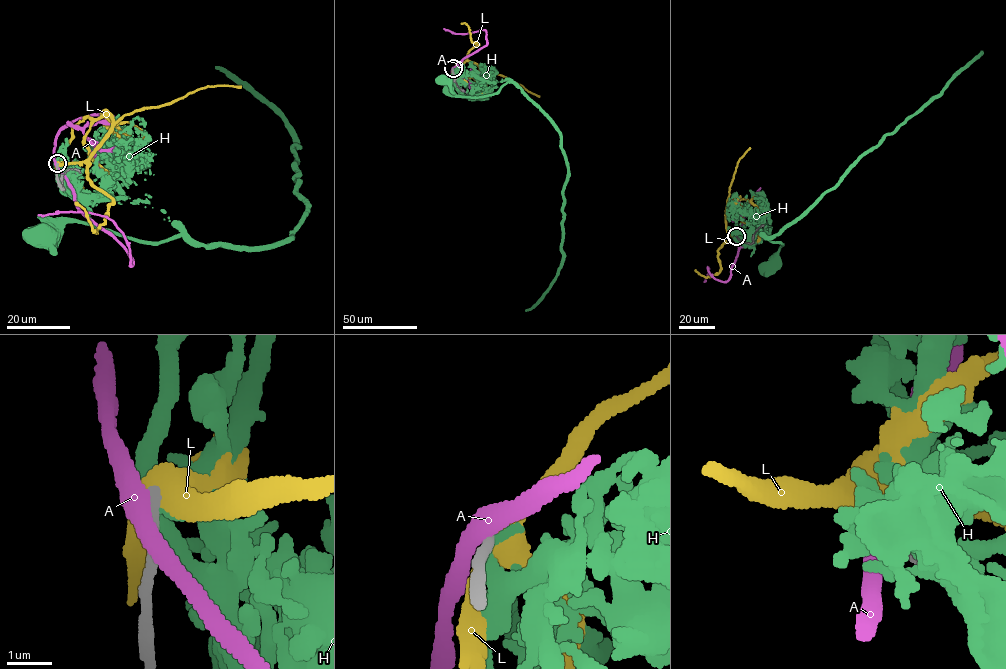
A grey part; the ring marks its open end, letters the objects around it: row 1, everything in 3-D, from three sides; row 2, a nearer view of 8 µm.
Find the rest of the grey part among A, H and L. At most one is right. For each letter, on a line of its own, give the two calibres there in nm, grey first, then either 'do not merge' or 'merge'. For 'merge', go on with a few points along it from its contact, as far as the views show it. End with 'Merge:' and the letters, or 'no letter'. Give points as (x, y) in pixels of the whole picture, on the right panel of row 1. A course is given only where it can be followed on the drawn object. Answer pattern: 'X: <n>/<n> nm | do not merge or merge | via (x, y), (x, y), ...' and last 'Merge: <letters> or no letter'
A: 300/480 nm | do not merge
H: 280/360 nm | do not merge
L: 280/460 nm | do not merge
Merge: no letter

